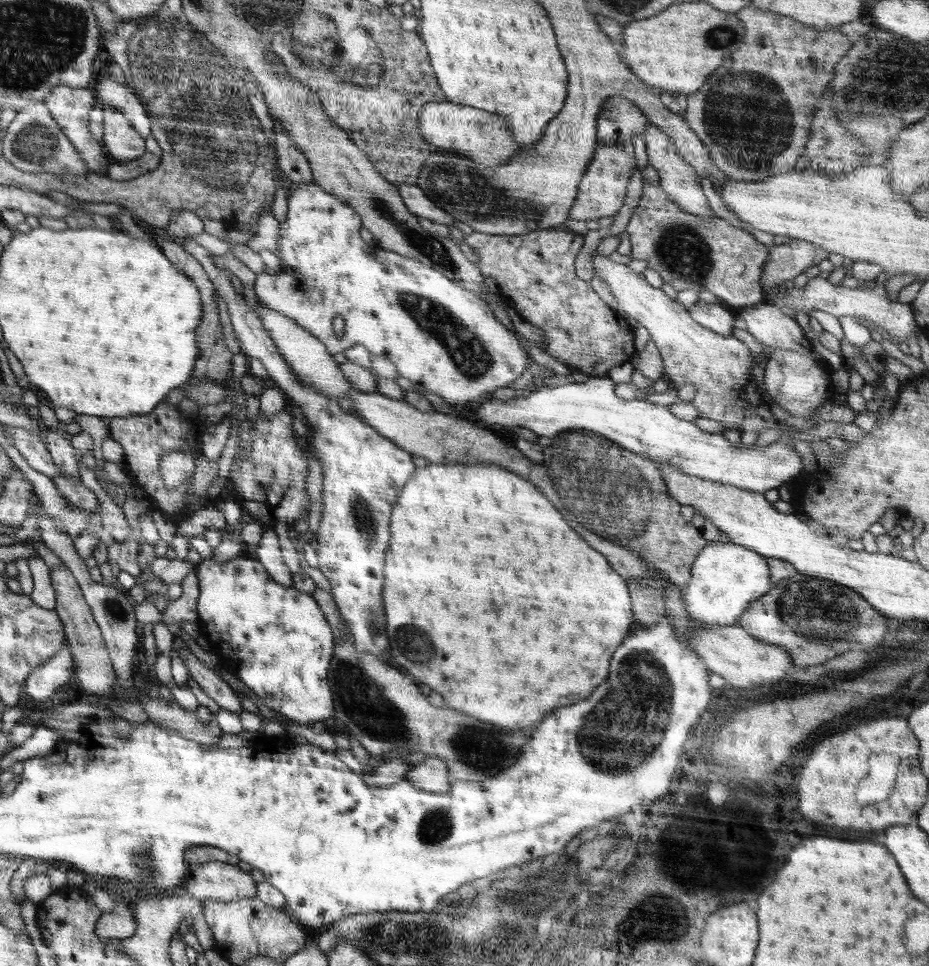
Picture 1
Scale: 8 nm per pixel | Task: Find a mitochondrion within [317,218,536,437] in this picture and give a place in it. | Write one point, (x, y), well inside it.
(467, 350)

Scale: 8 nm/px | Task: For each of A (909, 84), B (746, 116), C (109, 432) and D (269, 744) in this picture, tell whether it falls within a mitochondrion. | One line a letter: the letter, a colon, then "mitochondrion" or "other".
A: mitochondrion
B: mitochondrion
C: other
D: other

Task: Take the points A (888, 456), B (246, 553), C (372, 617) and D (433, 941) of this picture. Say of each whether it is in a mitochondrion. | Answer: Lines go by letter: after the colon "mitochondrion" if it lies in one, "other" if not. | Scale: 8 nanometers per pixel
A: other
B: other
C: mitochondrion
D: mitochondrion

